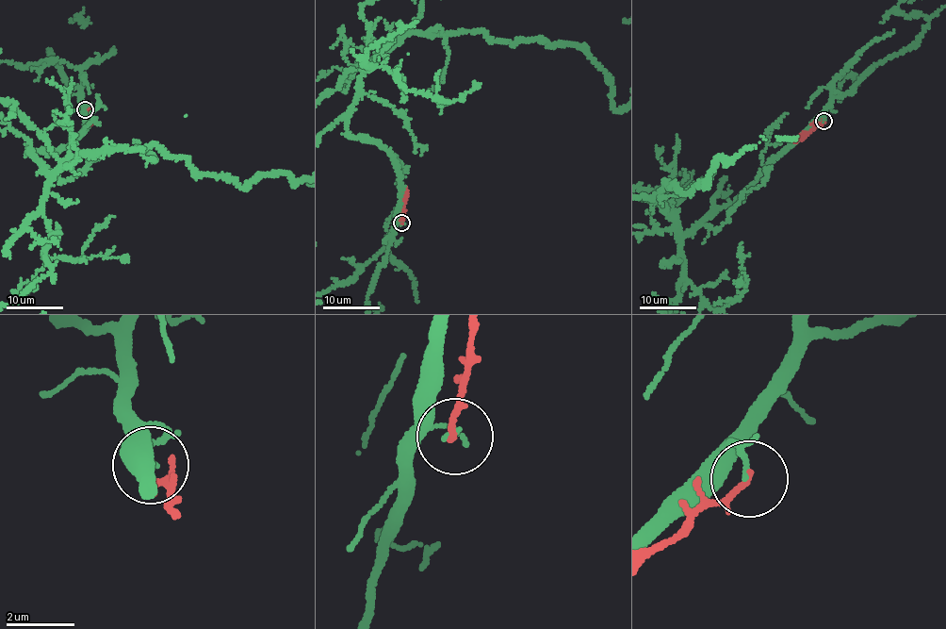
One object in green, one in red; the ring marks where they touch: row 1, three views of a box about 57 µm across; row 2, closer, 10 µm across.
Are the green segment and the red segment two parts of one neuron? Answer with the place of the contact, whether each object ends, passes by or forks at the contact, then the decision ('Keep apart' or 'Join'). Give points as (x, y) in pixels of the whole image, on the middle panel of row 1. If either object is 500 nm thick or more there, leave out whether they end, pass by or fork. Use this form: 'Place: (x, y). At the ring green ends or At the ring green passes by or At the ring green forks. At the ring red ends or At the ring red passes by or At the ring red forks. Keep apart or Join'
Place: (401, 223). At the ring green ends. At the ring red ends. Keep apart

